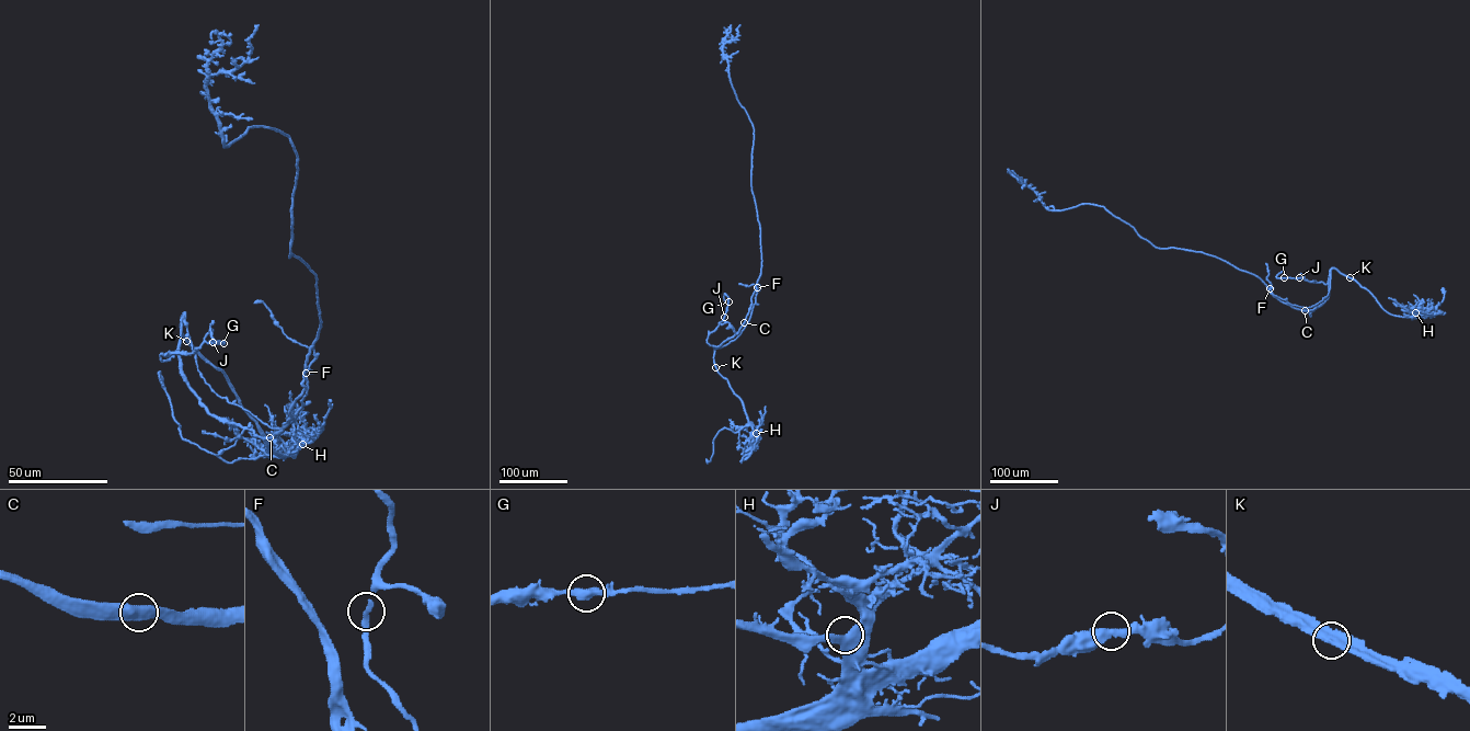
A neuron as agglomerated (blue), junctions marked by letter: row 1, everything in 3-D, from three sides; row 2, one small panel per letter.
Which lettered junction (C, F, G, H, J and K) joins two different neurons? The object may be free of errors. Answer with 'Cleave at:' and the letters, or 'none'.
Cleave at: none

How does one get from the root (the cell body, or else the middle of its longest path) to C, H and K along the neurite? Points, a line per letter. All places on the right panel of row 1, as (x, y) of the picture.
C: (1263, 282), (1274, 296), (1305, 310)
H: (1263, 282), (1282, 301), (1309, 310), (1327, 298), (1334, 267), (1389, 313), (1415, 312)
K: (1263, 282), (1282, 301), (1309, 310), (1327, 298), (1332, 269), (1350, 277)

